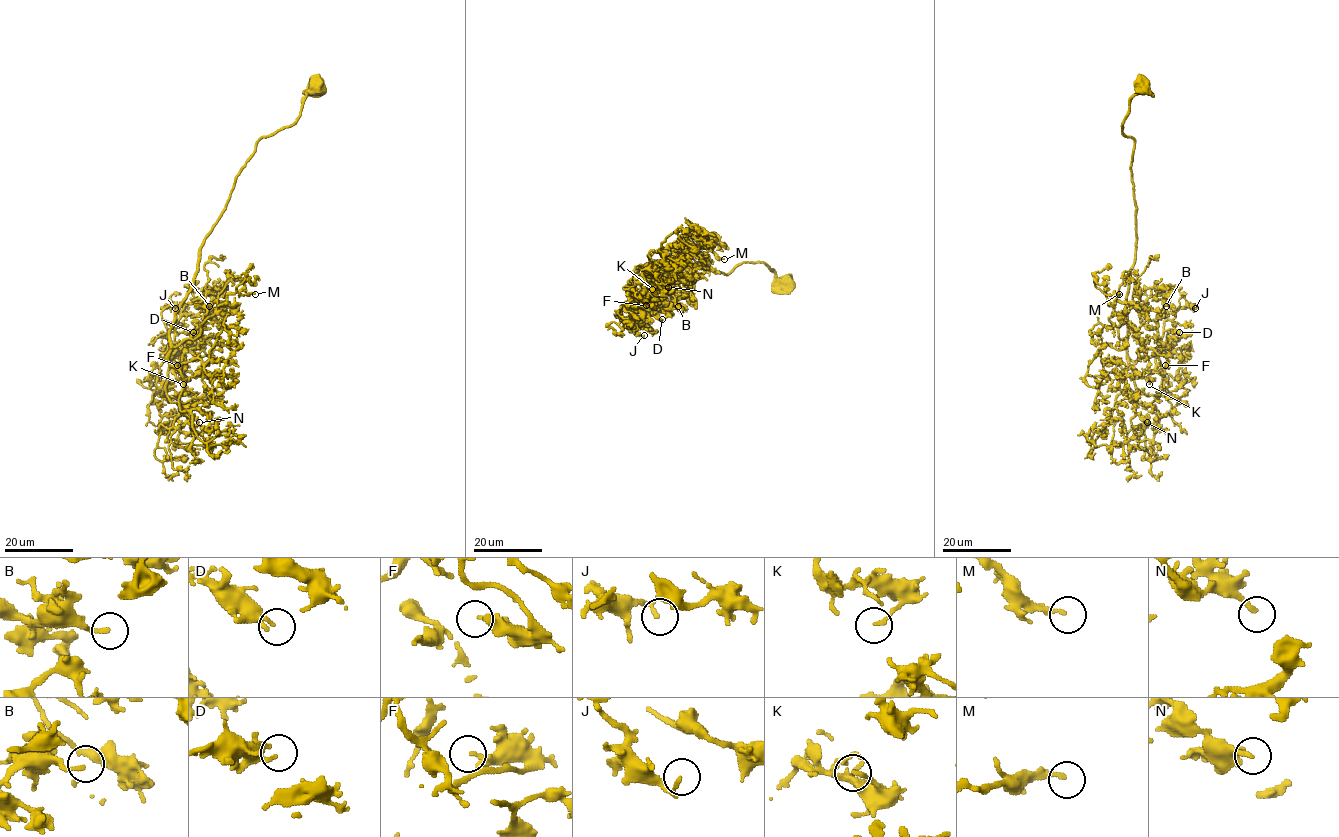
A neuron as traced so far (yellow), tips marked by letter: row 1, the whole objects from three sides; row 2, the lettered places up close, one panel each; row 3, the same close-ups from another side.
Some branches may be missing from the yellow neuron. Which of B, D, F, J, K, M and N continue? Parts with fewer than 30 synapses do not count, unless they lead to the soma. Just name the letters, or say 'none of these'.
N

